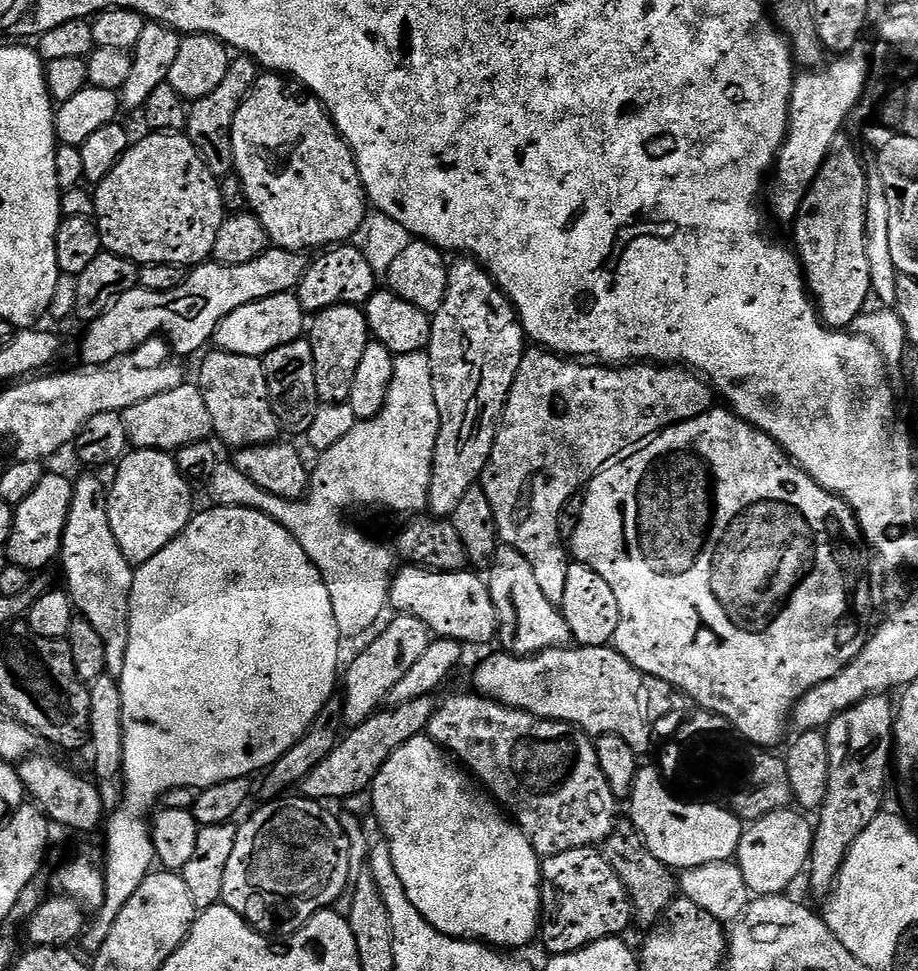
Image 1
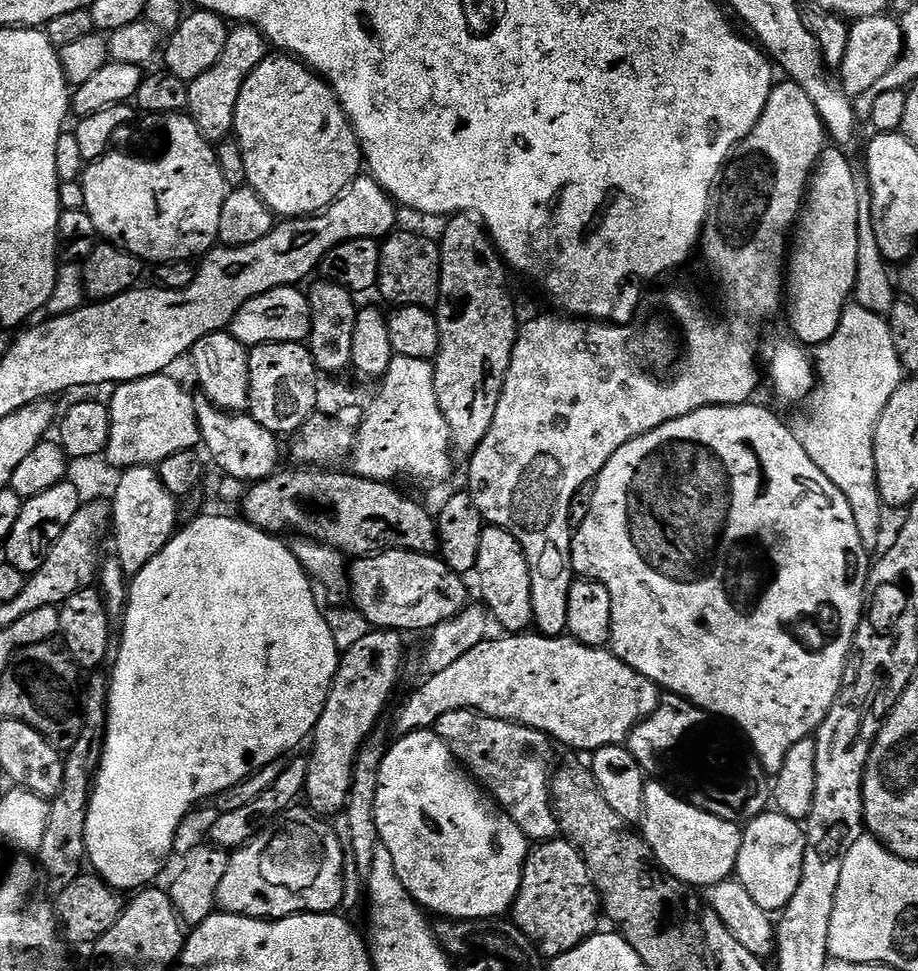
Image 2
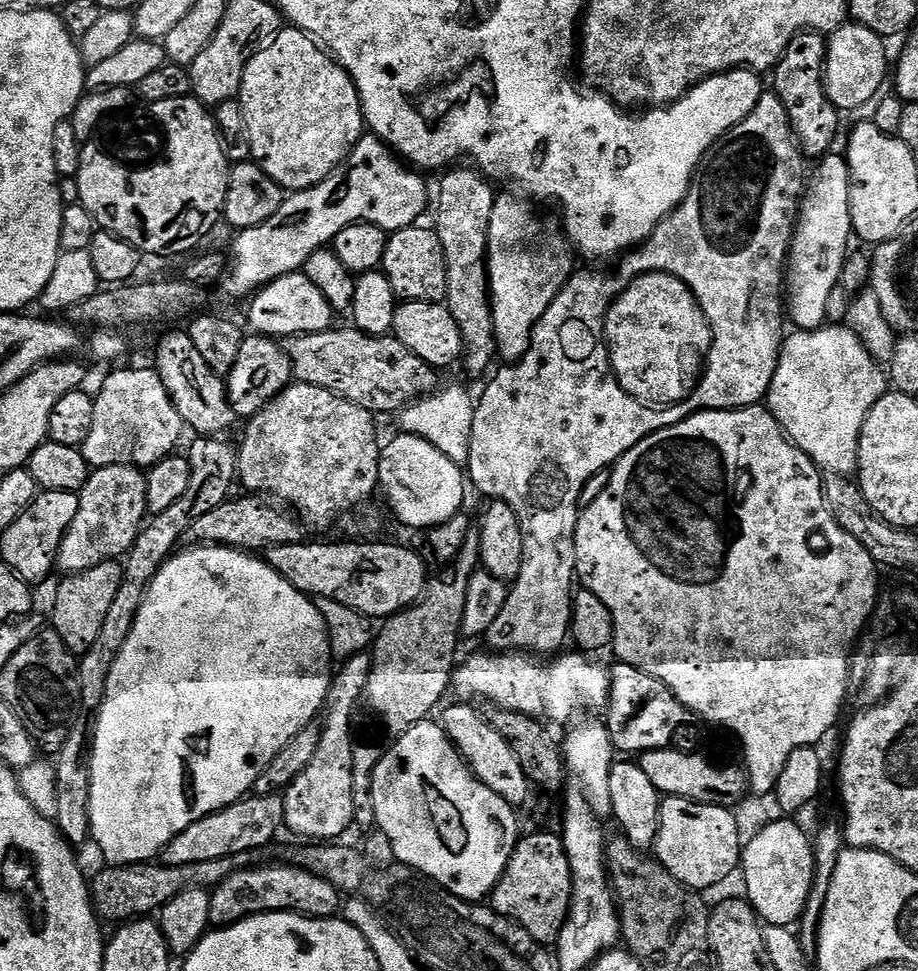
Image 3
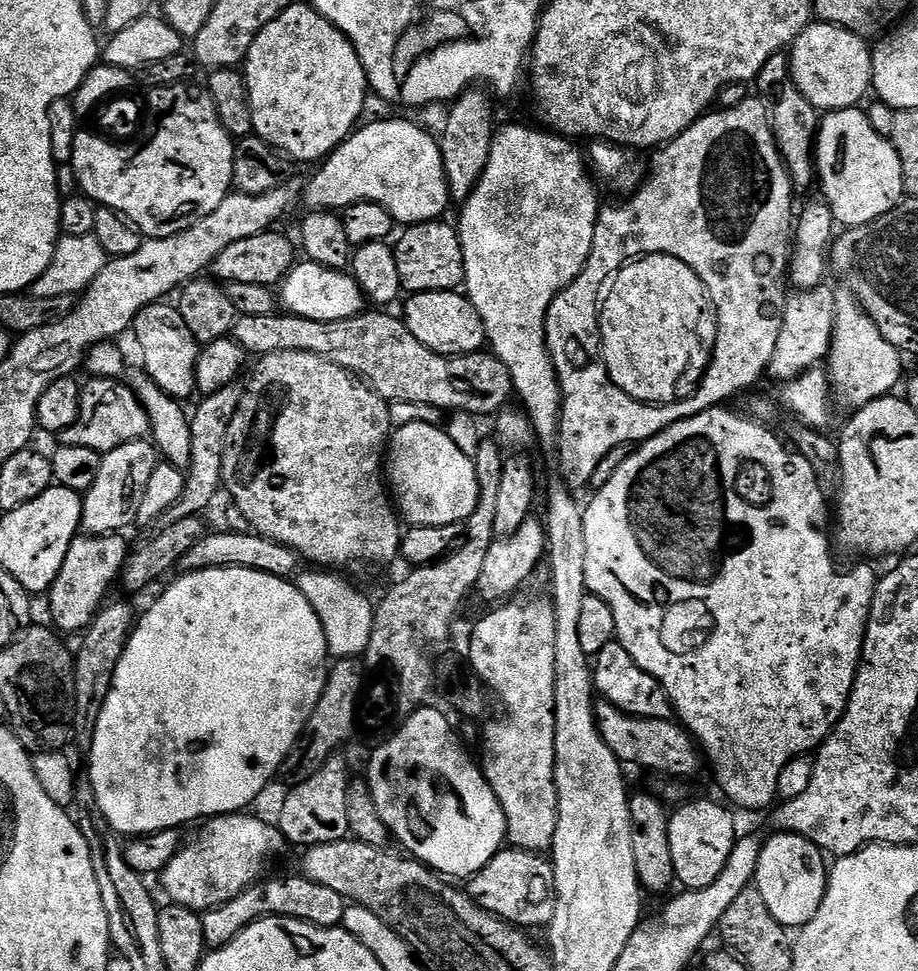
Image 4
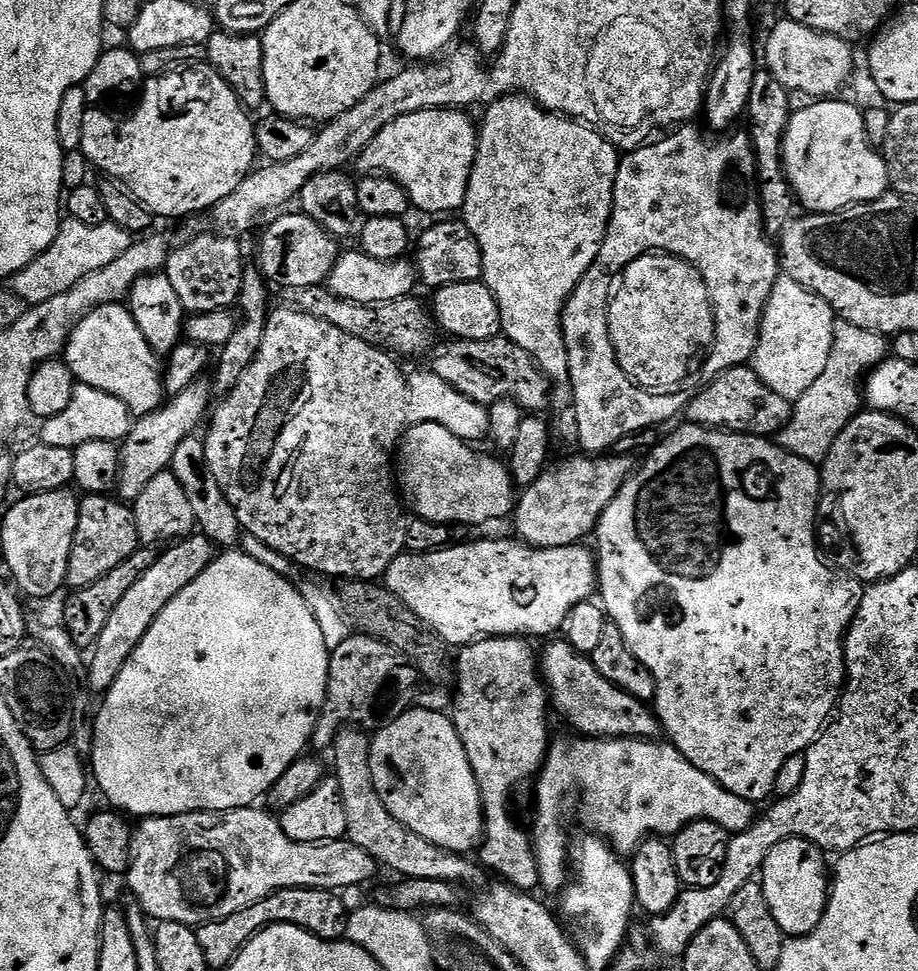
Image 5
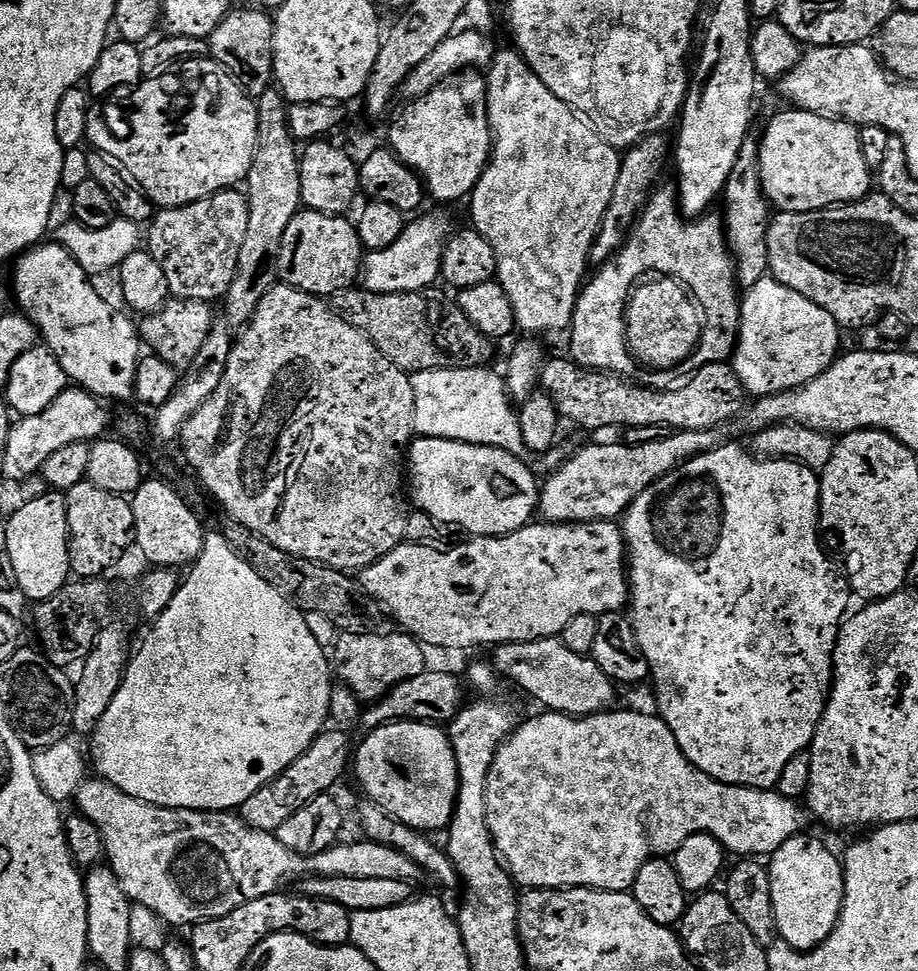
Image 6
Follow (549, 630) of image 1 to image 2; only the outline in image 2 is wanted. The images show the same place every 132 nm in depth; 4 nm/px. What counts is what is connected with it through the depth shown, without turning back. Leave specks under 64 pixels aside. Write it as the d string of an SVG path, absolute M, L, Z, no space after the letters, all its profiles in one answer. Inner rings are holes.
M485 527L482 542L478 546L476 572L480 576L482 603L488 609L491 619L504 627L508 634L524 634L533 627L532 618L532 583L528 573L526 554L514 538L504 528Z

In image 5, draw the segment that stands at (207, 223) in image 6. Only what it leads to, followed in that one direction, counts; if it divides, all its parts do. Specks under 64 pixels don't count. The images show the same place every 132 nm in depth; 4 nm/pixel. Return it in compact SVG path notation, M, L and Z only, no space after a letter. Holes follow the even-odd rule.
M204 232L186 241L181 248L173 247L168 254L168 281L170 286L174 286L174 294L178 294L178 302L182 302L188 314L231 309L239 301L240 290L244 285L246 261L240 257L240 244L236 241L239 239L212 232Z

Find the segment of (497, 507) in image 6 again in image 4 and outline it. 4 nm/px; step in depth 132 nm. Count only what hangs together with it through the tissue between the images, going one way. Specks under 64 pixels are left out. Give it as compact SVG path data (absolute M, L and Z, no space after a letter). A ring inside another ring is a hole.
M414 422L393 431L386 453L386 484L394 497L399 515L412 526L460 524L468 521L478 506L480 490L472 457L462 454L462 450L458 450L458 446L448 437L447 431L435 424Z

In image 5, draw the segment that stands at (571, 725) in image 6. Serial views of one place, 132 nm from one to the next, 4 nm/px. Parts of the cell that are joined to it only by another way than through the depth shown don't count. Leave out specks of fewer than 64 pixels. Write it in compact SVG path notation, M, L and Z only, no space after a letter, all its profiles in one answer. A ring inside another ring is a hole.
M576 738L572 740L556 740L551 741L548 754L544 758L544 766L540 769L535 777L534 785L536 784L536 812L540 817L536 820L536 825L530 832L530 839L536 849L536 865L538 866L538 874L540 875L539 887L545 888L548 892L559 893L561 889L569 883L570 880L570 835L564 827L568 824L568 815L581 804L584 809L581 810L580 816L584 819L584 824L589 833L595 834L607 840L611 844L612 849L617 854L631 854L636 851L636 848L642 841L649 838L672 838L676 833L680 832L687 824L692 824L696 820L709 820L718 826L722 826L722 830L726 830L730 834L744 832L757 819L757 805L753 801L746 798L738 798L734 794L730 794L722 787L714 778L710 778L710 774L706 774L702 770L698 770L698 766L690 763L680 751L670 742L660 744L659 739L654 740L593 740L591 738Z

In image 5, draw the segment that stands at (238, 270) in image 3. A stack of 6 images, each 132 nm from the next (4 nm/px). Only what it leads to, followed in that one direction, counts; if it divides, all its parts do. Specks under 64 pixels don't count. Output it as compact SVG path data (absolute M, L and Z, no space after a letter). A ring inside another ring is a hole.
M435 108L422 110L414 114L406 114L390 126L378 130L374 142L362 150L362 154L354 162L354 168L360 174L383 174L398 184L408 196L408 203L420 212L444 212L440 214L456 214L463 209L468 179L476 161L476 142L478 128L468 117L469 113L455 108Z

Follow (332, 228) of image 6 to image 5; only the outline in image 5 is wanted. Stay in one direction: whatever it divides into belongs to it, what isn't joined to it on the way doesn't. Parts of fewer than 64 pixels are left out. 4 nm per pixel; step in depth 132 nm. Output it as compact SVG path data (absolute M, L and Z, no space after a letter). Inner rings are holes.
M303 214L277 215L260 240L258 271L269 285L286 288L318 288L327 281L338 259L337 241Z

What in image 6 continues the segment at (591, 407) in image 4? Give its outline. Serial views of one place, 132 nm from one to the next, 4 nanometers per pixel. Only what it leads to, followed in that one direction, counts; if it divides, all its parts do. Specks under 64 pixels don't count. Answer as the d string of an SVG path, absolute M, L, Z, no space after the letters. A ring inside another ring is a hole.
M660 186L653 191L622 247L595 269L596 277L593 280L591 277L583 285L576 298L570 329L571 359L584 368L595 368L598 372L635 377L638 365L628 350L624 306L632 289L649 274L678 280L693 297L699 298L704 330L694 353L697 365L719 364L733 355L740 333L742 288L736 279L735 259L724 236L724 221L719 215L712 215L686 218L680 210L675 187Z

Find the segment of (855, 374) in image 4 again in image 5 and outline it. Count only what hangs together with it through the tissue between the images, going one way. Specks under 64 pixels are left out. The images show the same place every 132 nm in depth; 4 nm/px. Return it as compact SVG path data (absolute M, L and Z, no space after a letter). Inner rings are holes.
M840 320L833 330L833 346L826 370L794 401L788 425L778 434L780 447L803 460L824 461L838 434L842 434L848 423L862 411L862 385L868 373L889 359L889 356L890 344L885 337Z

